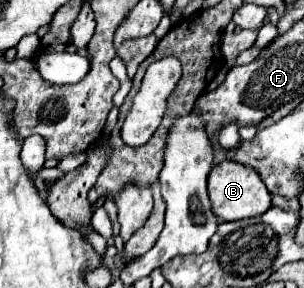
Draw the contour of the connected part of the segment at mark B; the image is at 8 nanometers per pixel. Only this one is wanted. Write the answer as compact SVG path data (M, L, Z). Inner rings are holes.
M227 159L227 161L221 161L219 165L215 165L207 177L207 191L209 191L211 209L221 221L247 219L247 217L259 215L271 207L271 195L263 187L263 181L259 179L259 175L255 175L255 171L251 167L241 165L237 161Z

